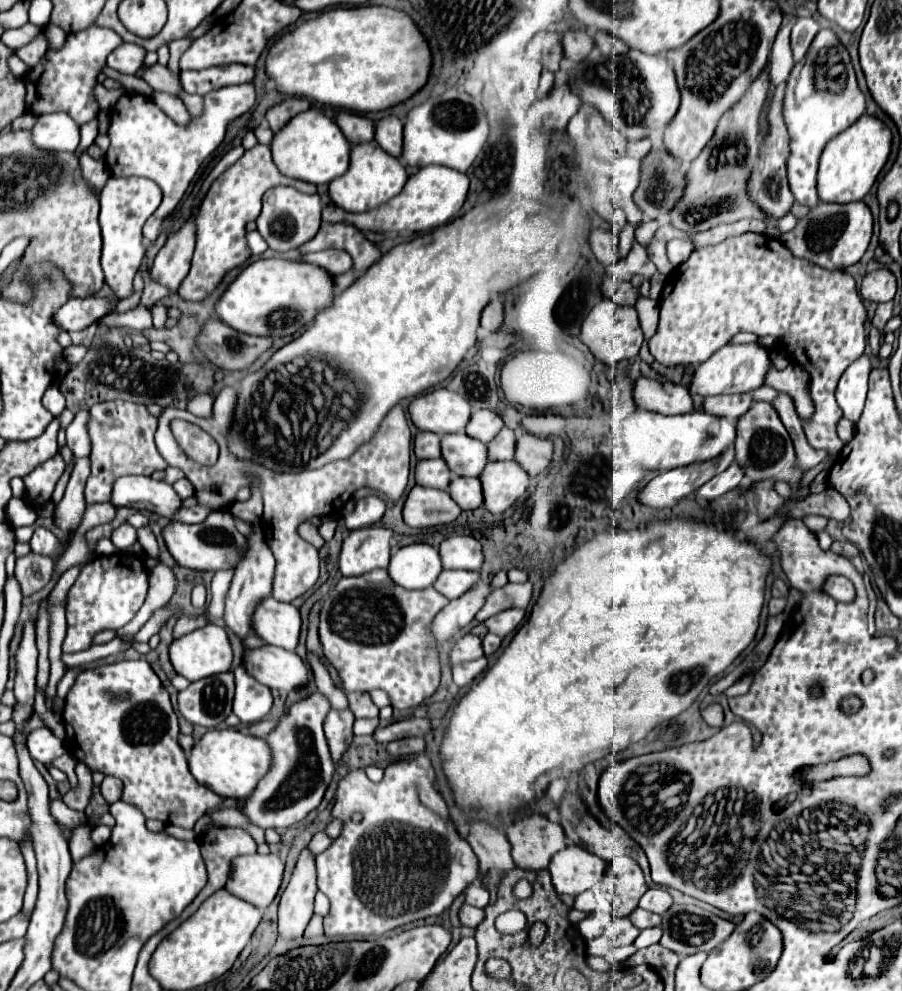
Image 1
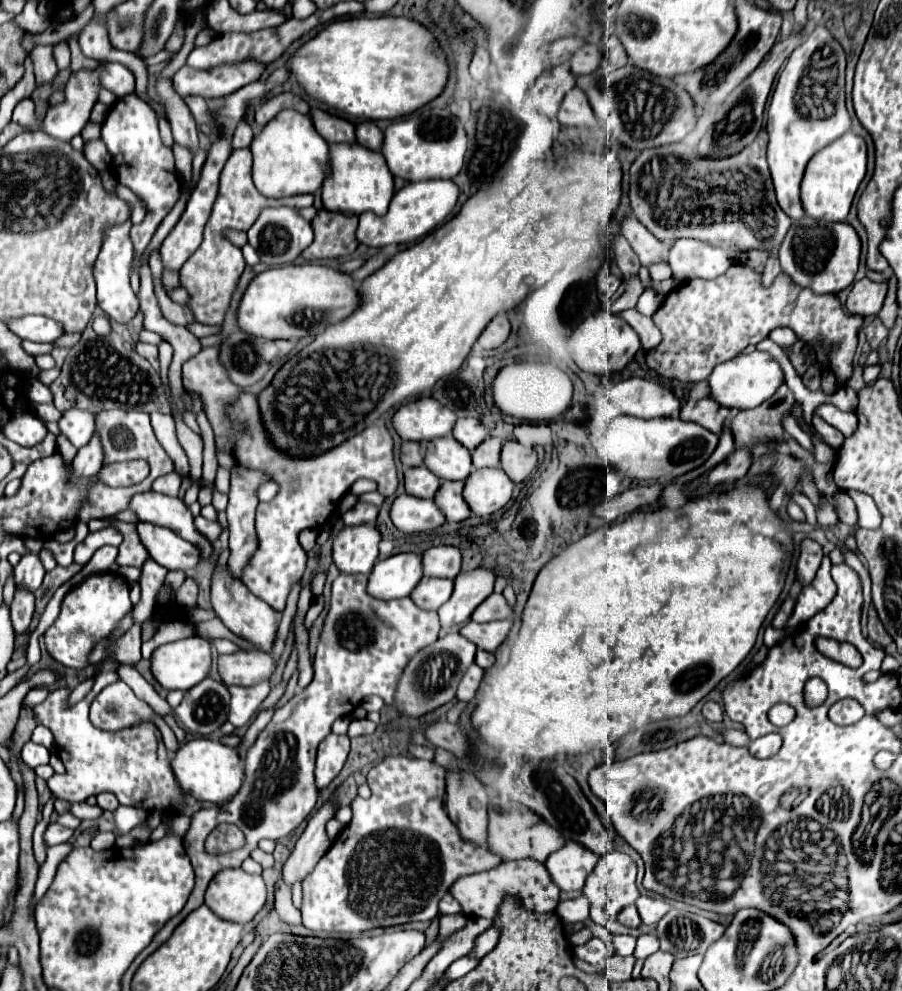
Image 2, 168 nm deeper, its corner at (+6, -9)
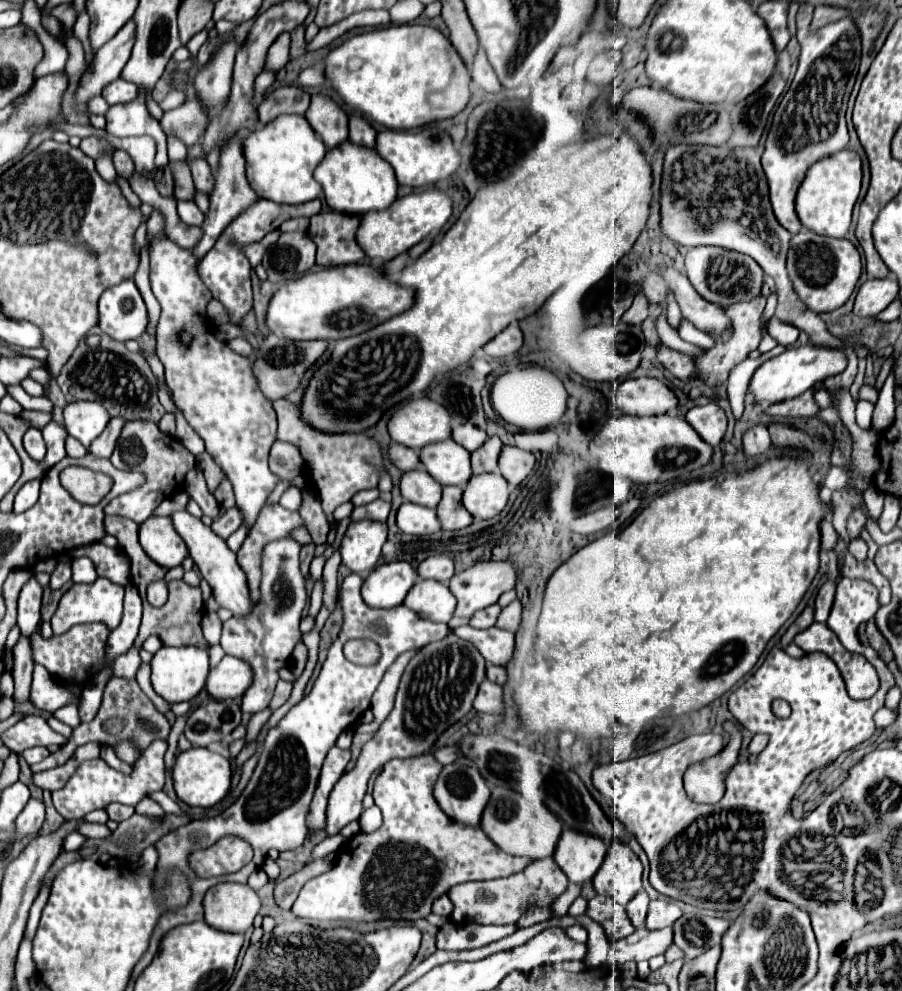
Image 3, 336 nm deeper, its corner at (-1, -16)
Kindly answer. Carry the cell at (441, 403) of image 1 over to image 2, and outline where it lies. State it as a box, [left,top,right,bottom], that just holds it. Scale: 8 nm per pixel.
[393,397,457,441]

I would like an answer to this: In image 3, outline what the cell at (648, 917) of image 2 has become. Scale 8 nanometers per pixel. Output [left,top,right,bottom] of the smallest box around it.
[646,898,680,930]

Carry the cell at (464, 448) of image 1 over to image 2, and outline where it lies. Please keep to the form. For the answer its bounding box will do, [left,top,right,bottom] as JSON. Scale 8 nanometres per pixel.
[421,437,473,481]

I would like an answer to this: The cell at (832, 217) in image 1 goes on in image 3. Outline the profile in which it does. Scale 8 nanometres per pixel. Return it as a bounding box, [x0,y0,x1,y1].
[788,228,862,312]

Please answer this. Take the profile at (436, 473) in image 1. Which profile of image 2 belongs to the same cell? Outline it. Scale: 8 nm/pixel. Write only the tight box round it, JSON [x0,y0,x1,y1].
[405,465,441,499]

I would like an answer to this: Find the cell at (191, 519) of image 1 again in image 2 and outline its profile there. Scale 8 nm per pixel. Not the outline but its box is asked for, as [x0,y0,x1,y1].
[195,515,223,541]

